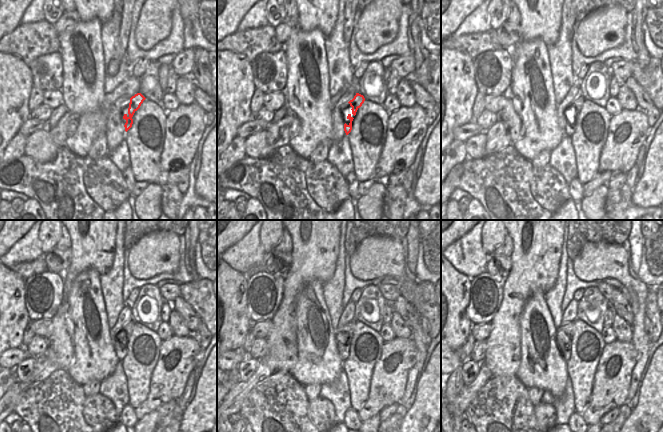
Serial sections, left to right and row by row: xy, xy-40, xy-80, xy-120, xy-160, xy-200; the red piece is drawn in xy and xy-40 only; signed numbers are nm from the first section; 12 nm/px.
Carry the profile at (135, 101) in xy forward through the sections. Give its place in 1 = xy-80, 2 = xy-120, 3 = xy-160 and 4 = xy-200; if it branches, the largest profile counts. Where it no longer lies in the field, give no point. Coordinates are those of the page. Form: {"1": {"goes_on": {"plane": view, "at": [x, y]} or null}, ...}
{"1": {"goes_on": {"plane": "xy-80", "at": [570, 128]}}, "2": {"goes_on": {"plane": "xy-120", "at": [120, 346]}}, "3": {"goes_on": {"plane": "xy-160", "at": [343, 335]}}, "4": {"goes_on": {"plane": "xy-200", "at": [564, 333]}}}

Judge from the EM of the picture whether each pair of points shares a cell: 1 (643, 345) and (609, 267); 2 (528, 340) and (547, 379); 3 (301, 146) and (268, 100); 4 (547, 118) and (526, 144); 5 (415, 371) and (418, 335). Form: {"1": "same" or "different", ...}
{"1": "same", "2": "same", "3": "different", "4": "same", "5": "same"}

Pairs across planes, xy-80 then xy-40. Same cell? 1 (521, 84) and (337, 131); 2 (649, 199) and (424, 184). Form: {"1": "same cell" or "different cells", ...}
{"1": "different cells", "2": "same cell"}

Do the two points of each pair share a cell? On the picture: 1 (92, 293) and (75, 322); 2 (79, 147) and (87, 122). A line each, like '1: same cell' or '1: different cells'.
1: same cell
2: same cell

